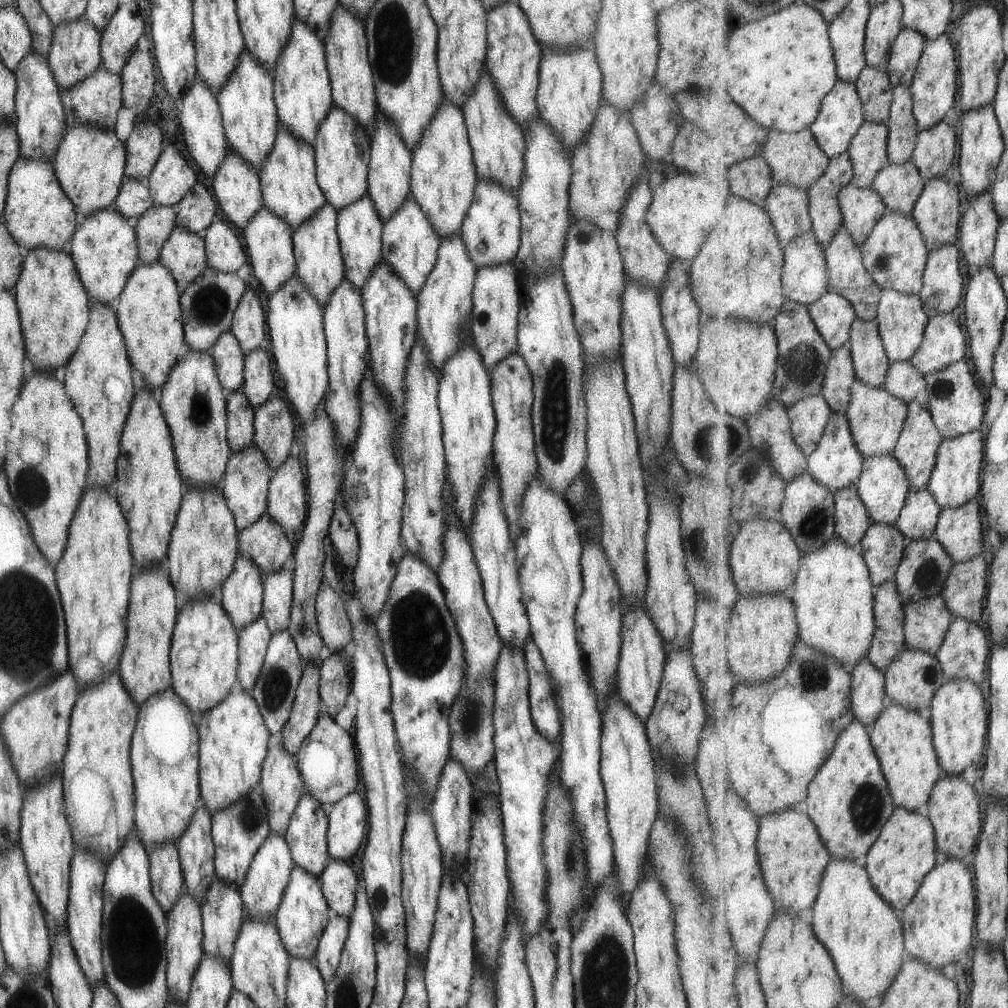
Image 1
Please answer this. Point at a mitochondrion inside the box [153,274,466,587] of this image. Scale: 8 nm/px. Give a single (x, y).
(207, 302)

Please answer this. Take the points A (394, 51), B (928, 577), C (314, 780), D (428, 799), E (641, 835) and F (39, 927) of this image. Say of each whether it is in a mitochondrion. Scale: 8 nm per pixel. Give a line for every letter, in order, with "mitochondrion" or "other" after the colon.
A: mitochondrion
B: mitochondrion
C: other
D: other
E: other
F: other

